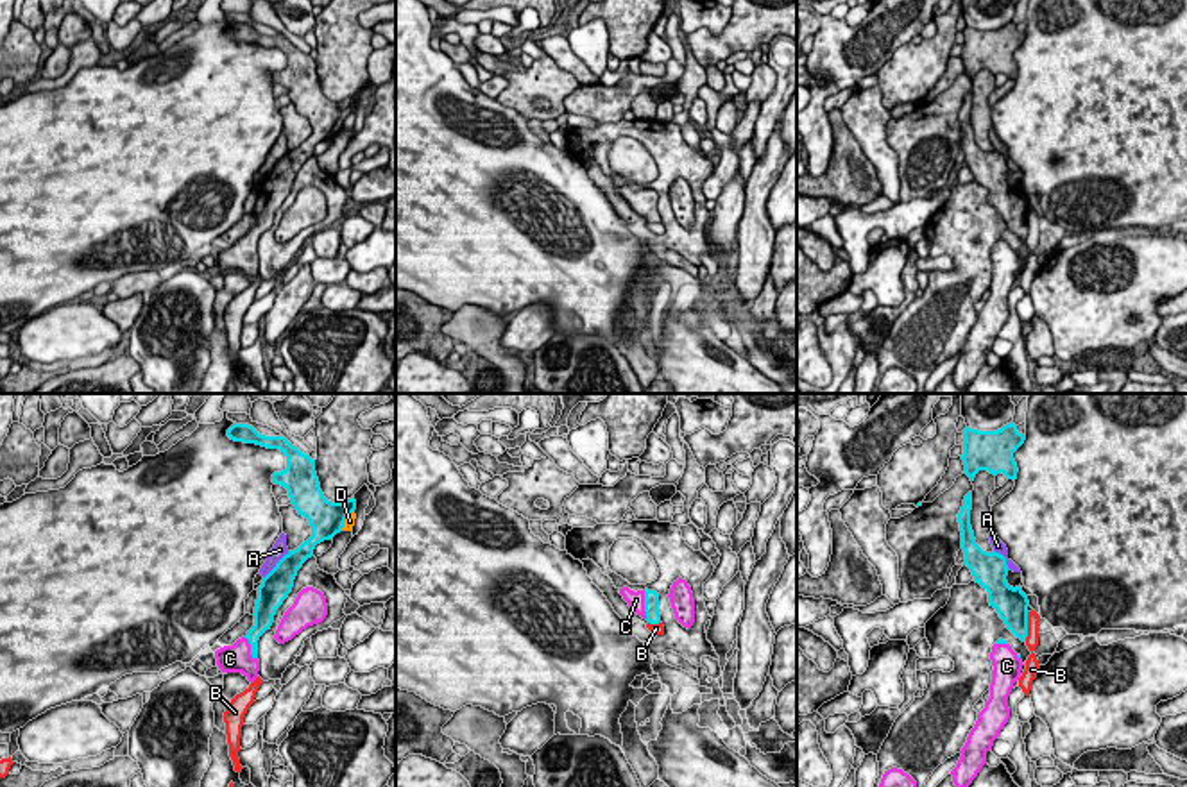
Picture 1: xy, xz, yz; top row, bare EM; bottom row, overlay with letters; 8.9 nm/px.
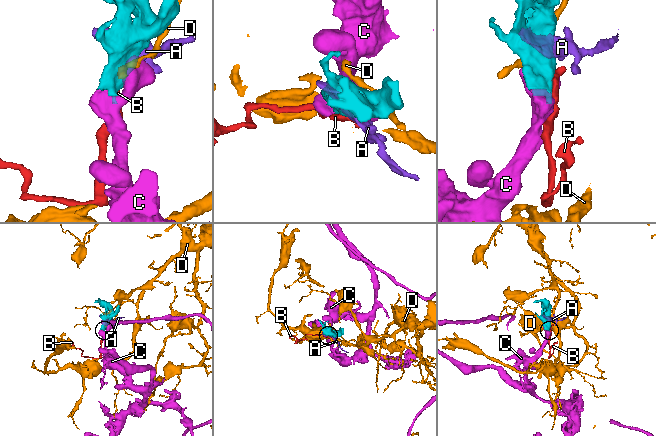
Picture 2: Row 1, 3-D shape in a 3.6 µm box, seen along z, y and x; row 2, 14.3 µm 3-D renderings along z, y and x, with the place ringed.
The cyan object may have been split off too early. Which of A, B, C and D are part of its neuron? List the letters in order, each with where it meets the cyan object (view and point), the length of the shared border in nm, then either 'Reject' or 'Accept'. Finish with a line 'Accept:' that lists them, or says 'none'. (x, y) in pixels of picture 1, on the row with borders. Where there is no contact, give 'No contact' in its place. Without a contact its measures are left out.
A: Touches cyan at xy (276, 566). Shared border 340 nm. Reject
B: Touches cyan at yz (1026, 626). Shared border 280 nm. Reject
C: Touches cyan at xz (645, 605). Shared border 260 nm. Accept
D: Touches cyan at xy (346, 517). Shared border 220 nm. Reject
Accept: C

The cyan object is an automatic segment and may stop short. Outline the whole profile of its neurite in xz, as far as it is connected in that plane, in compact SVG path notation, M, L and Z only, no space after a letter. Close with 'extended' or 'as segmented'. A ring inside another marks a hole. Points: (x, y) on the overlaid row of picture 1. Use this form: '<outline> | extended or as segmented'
M628 587L619 588L619 594L623 599L628 603L628 606L646 619L650 624L659 624L661 622L661 614L659 614L659 594L655 590L630 590Z | extended

